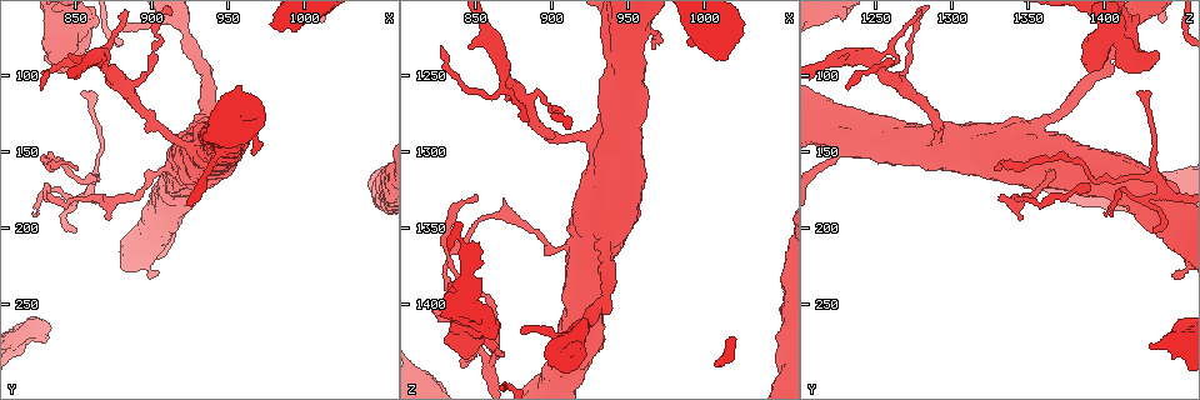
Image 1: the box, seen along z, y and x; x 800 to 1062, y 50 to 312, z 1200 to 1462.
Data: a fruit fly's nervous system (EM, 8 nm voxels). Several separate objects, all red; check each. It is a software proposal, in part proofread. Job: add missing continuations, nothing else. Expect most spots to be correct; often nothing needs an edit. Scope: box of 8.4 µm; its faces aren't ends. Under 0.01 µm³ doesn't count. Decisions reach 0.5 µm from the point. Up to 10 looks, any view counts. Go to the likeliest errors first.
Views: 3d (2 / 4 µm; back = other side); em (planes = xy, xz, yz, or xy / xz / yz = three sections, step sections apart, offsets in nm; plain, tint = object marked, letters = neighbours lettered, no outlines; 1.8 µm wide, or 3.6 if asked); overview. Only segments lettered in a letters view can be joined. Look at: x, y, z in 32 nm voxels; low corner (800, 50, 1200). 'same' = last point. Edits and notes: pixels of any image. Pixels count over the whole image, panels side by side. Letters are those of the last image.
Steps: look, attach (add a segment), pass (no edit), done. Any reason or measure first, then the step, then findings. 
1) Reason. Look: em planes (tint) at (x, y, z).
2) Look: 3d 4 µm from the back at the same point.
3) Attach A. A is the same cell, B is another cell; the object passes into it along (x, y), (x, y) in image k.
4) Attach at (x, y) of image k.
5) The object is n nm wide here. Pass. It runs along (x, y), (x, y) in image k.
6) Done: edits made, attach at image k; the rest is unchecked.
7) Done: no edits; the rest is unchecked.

Branch stops here. Look: 3d 4 µm at (850, 162, 1328).

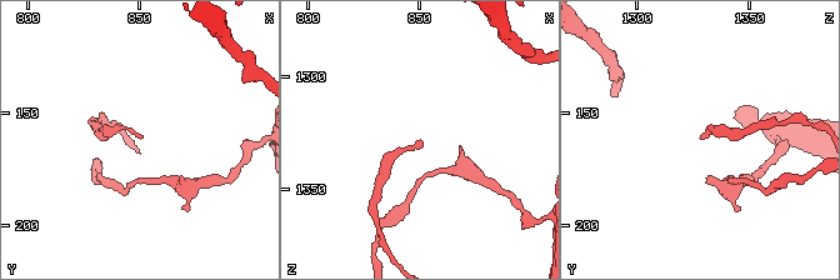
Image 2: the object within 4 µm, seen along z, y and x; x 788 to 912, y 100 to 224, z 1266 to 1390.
Now the EM. Look: em planes (letters) at (850, 162, 1328).

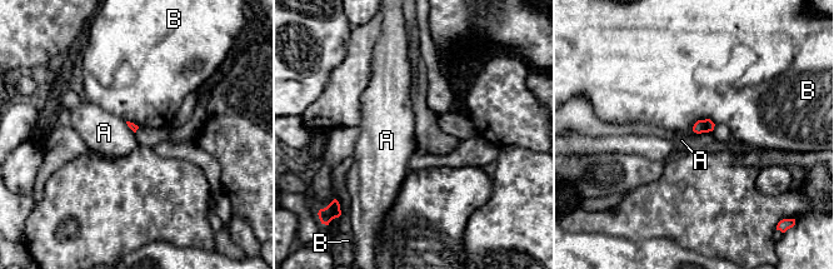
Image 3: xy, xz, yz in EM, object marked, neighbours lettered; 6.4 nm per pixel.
Pass. A and B are other cells; a border runs along (692, 129), (697, 133), (712, 130) in image 3; none of them fits.

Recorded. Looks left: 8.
Thick turns thin. Look: 3d 4 µm from the back at (934, 136, 1352).

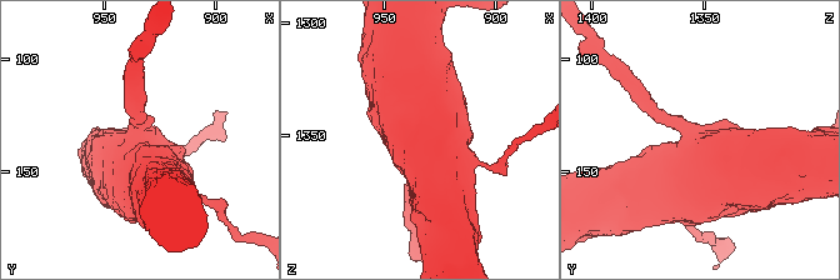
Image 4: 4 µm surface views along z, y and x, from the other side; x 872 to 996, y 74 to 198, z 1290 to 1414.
Look: em 3.6 µm planes (tint) at (933, 136, 1352).

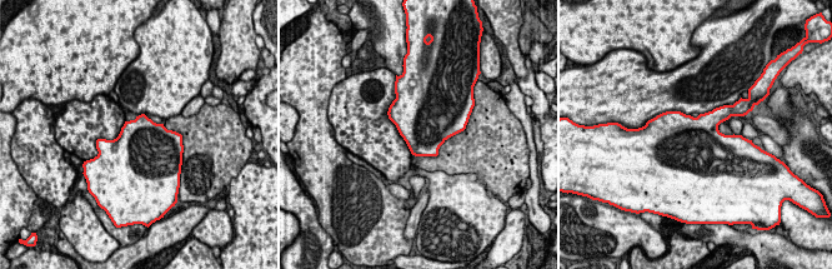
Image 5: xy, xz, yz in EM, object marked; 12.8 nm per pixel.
See the neighbours. Look: em 3.6 µm planes (letters) at the same point.

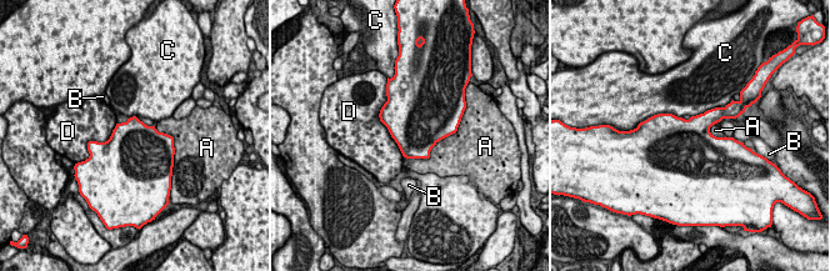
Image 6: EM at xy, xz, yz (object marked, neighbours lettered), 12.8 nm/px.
The longest contact is with D, 800 nm. Pass. A, B, C and D are other cells; a border runs along (453, 133), (428, 157), (404, 157) in image 6; none of them fits.

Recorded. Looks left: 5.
Thick end. Look: em planes (letters) at (844, 98, 1390).

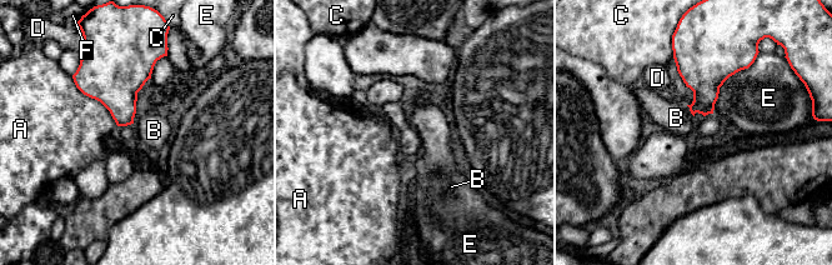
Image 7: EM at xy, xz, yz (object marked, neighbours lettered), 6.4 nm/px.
Pass. A, B, C, D, E and F are other cells; a border runs along (686, 105), (693, 115) in image 7; no lettered segment goes on from it.

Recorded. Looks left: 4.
Free end. Look: em planes (tint) at (966, 152, 1230).

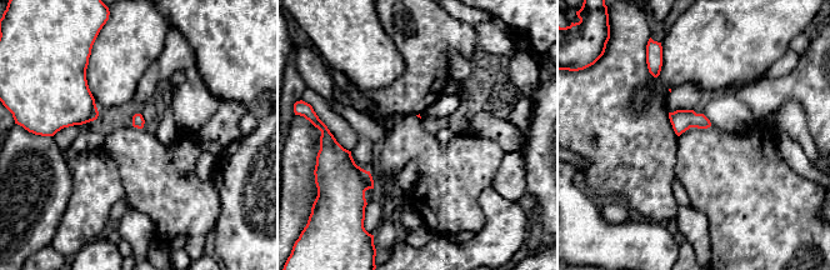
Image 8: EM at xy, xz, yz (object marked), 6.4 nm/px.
Look: em planes (letters) at the same point.

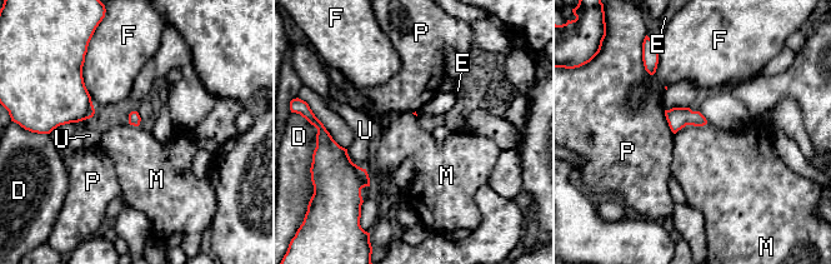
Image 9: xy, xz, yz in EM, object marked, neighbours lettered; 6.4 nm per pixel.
Pass. D, E, F, M, P and U are other cells; a border runs along (706, 123), (685, 125), (674, 134) in image 9; none of them fits.

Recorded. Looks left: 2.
Done: no edits; the rest is unchecked.

